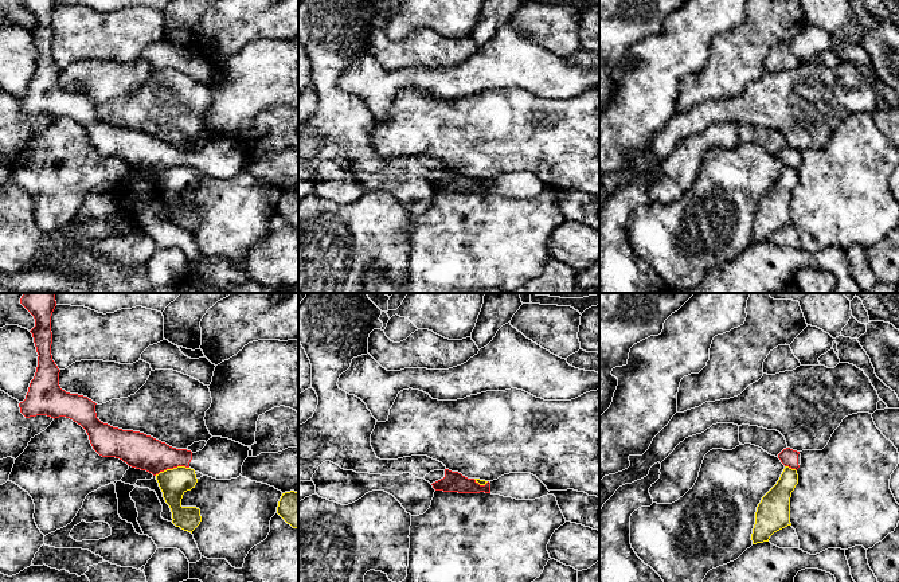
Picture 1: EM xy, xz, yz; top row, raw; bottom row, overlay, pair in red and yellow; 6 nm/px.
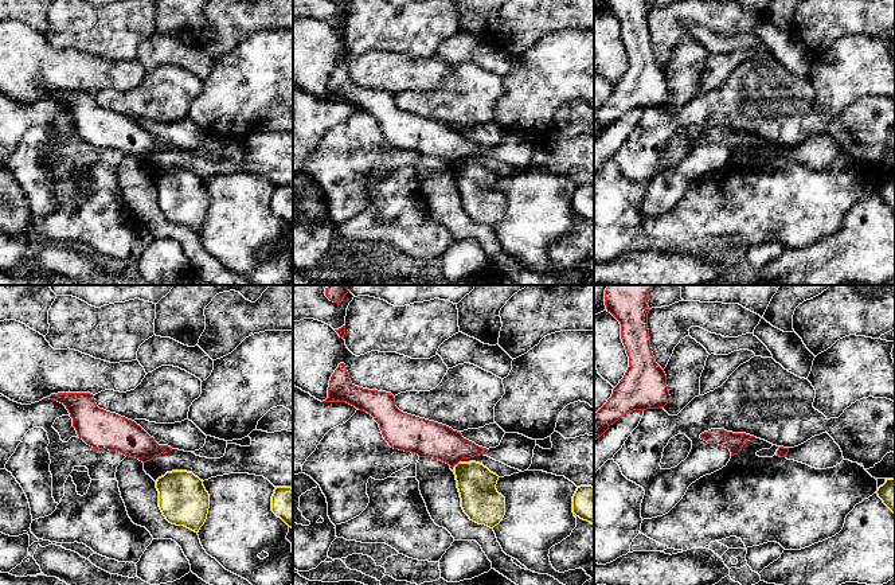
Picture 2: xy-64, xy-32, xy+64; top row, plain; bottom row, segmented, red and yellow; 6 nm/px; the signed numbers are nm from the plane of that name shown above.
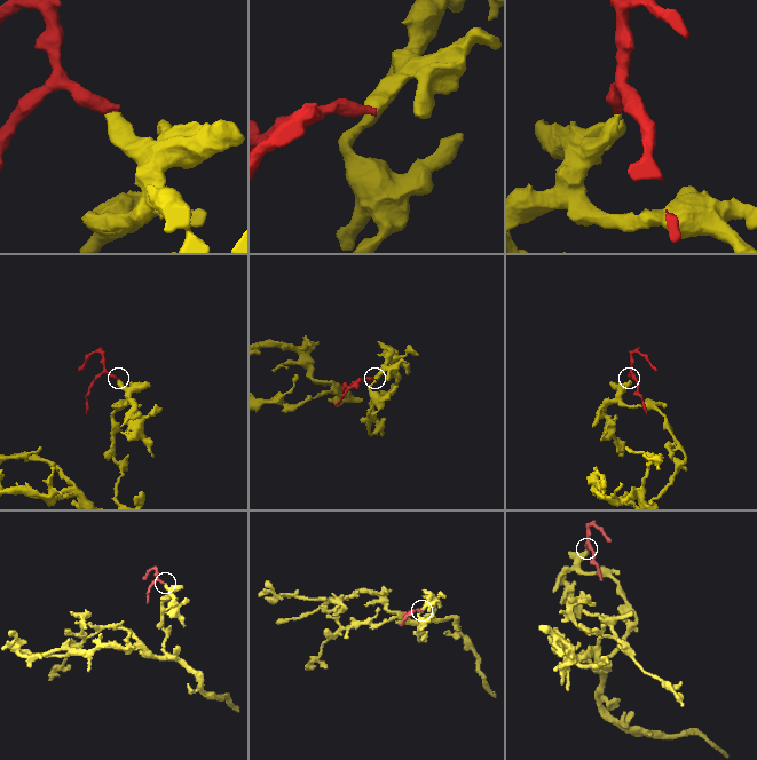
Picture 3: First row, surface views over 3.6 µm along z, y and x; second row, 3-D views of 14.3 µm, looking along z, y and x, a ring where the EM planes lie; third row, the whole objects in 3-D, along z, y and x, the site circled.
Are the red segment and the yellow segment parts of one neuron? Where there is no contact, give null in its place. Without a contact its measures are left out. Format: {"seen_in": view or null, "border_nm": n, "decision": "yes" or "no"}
{"seen_in": "xy", "border_nm": 220, "decision": "no"}

